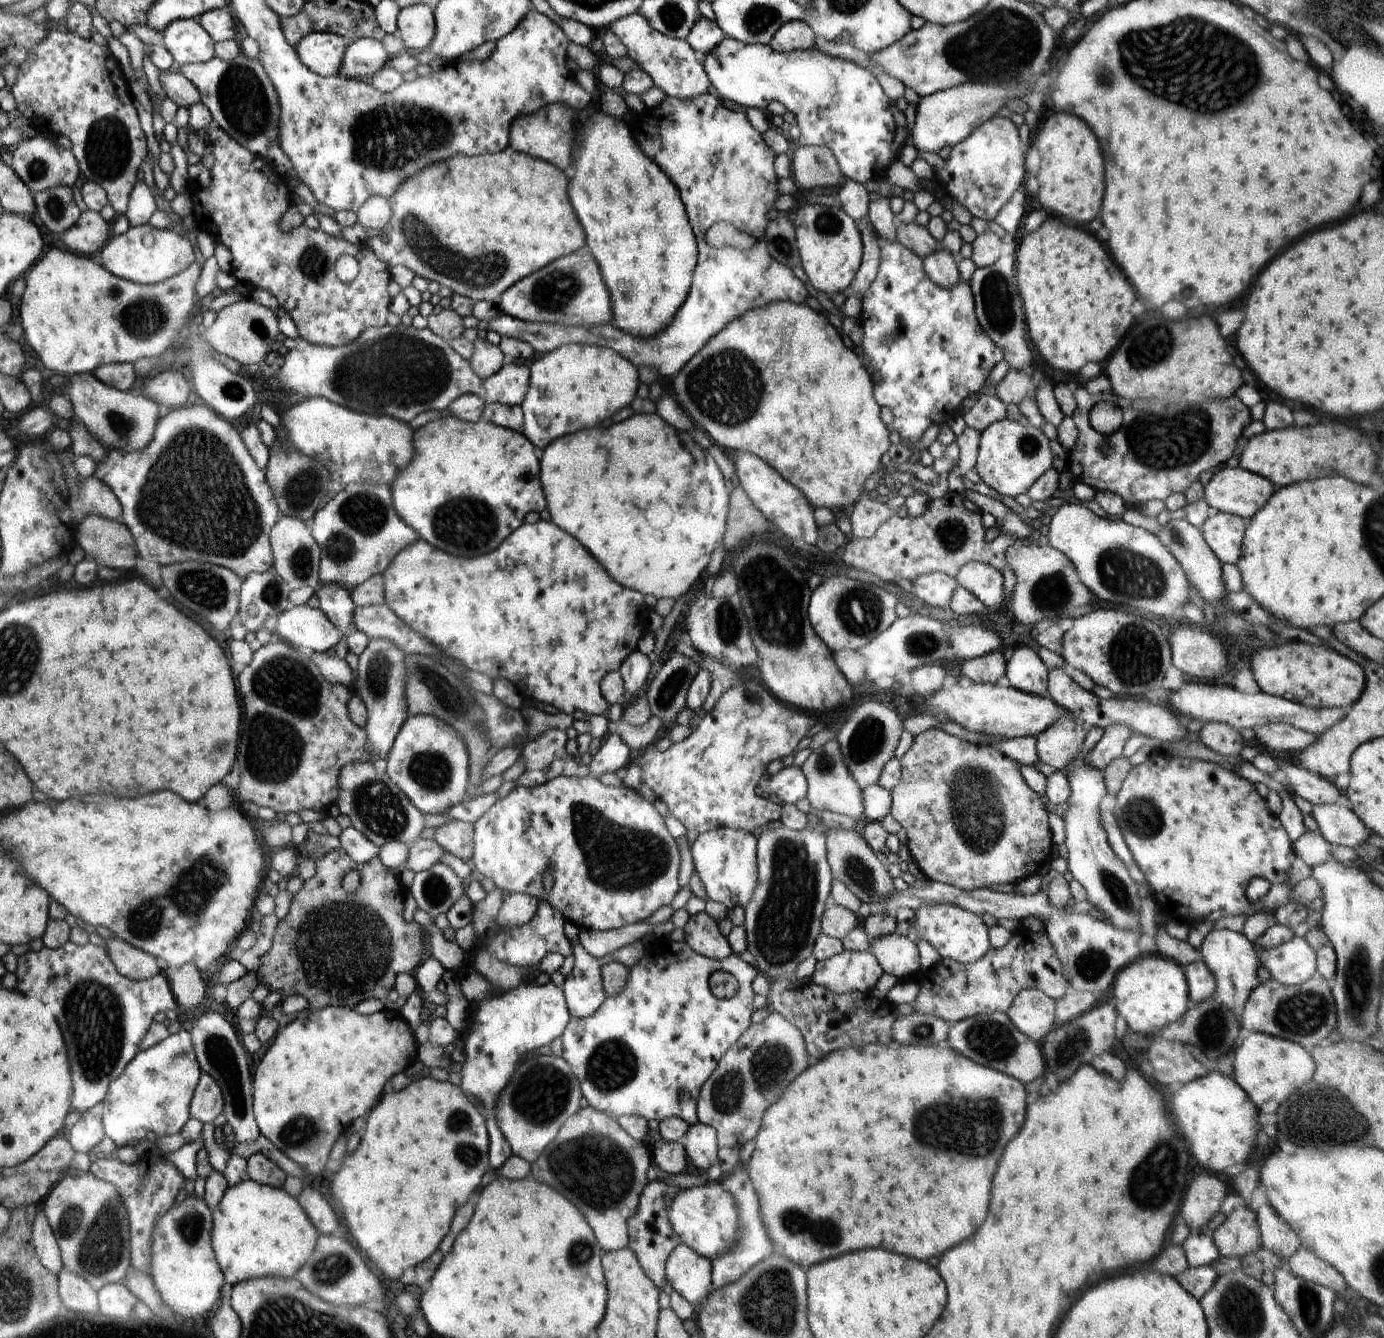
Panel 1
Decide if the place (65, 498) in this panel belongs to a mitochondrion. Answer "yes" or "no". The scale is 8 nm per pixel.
no

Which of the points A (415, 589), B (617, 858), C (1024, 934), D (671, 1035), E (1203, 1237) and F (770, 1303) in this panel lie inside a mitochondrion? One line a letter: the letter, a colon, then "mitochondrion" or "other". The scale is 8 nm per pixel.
A: other
B: mitochondrion
C: other
D: other
E: other
F: mitochondrion

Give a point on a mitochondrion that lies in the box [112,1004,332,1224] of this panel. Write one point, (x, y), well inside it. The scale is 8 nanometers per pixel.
(223, 1060)

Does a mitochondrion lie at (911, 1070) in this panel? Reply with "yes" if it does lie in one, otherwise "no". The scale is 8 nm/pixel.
no

